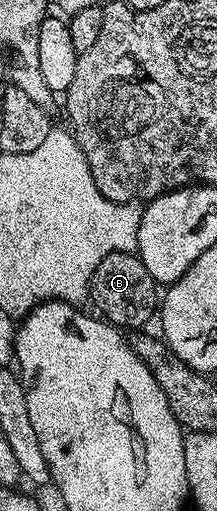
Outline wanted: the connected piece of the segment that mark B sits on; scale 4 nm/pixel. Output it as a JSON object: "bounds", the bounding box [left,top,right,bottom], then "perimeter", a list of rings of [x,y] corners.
{"bounds":[88,252,158,331],"perimeter":[[[135,252],[111,253],[94,267],[94,275],[88,284],[91,304],[96,304],[95,312],[110,325],[124,331],[136,331],[158,313],[158,286],[156,280],[146,271]]]}

